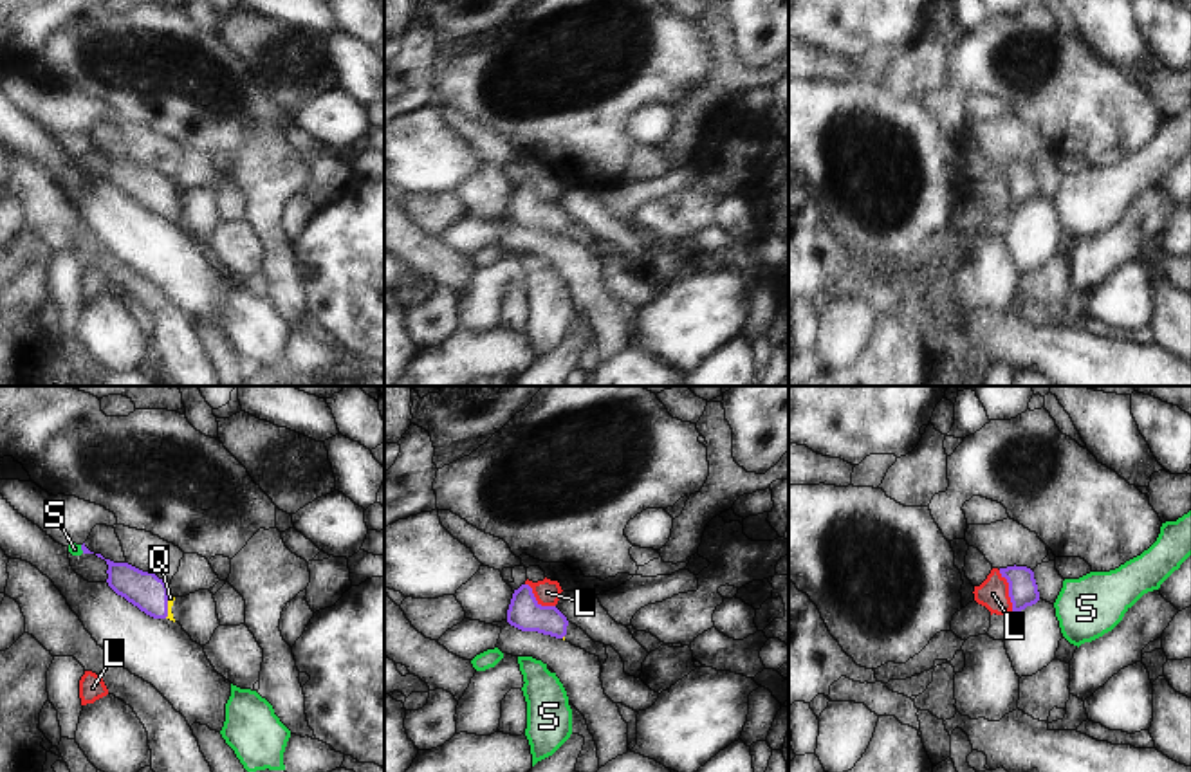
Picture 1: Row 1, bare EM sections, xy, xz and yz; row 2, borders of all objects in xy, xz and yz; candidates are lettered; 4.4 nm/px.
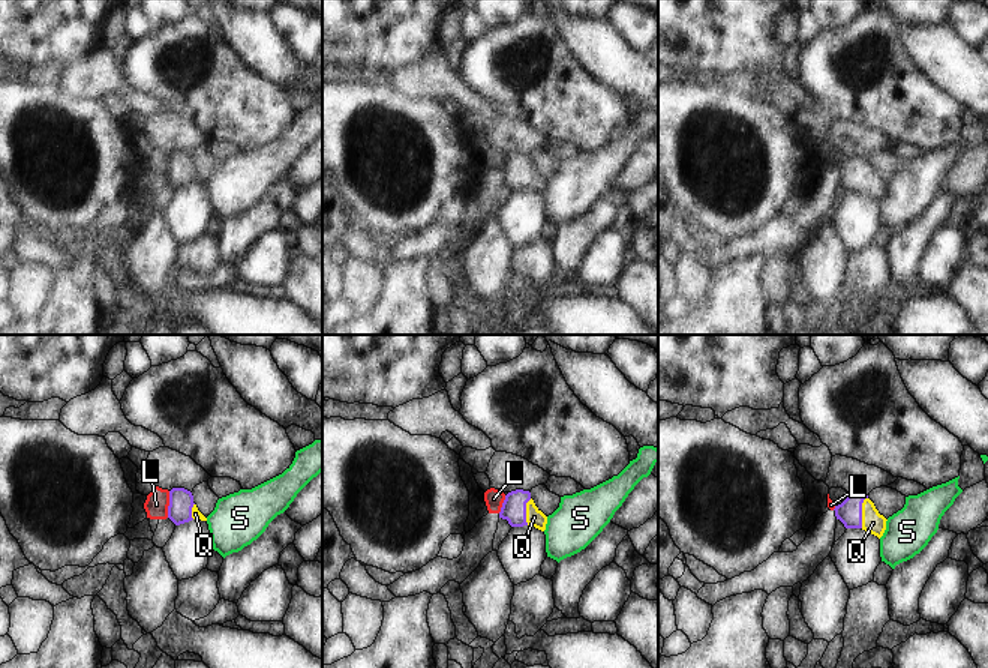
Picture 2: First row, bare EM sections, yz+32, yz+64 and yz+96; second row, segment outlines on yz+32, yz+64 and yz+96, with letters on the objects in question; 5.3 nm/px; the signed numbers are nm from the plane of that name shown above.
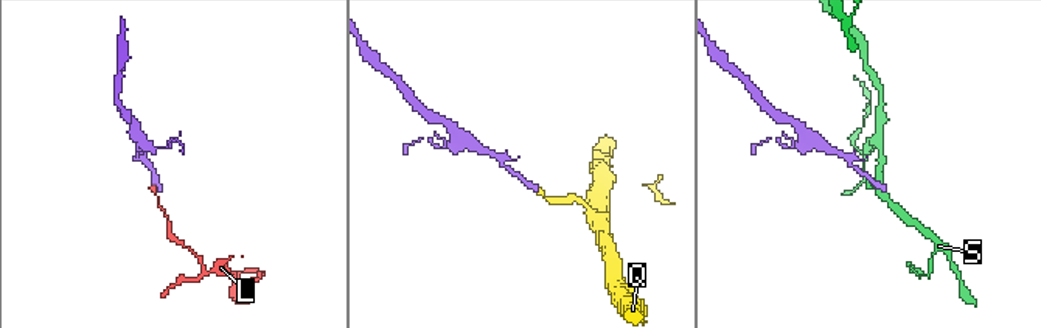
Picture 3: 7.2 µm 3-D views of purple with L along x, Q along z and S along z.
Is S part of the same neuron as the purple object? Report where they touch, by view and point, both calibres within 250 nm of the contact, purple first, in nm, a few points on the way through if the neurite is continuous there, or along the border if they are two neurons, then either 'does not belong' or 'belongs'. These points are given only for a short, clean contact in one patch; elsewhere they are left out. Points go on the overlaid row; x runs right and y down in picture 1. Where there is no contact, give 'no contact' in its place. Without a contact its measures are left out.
contact xy (82, 549); calibres 30 and 50 nm; border xy (80, 545), (83, 552); does not belong

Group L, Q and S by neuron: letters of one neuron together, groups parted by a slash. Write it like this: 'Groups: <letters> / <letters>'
Groups: L / Q / S.

